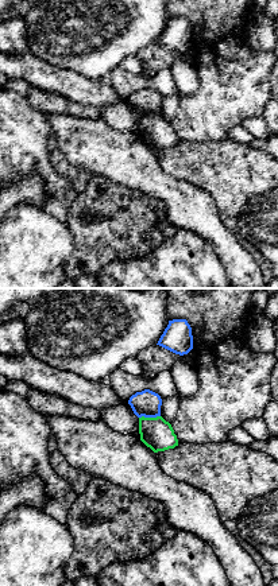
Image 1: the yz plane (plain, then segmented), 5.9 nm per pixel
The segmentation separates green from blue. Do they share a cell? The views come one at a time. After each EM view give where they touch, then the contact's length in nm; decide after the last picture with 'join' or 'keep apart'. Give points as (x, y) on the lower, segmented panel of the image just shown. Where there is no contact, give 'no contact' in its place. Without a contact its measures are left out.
contact (149, 418); length 130 nm

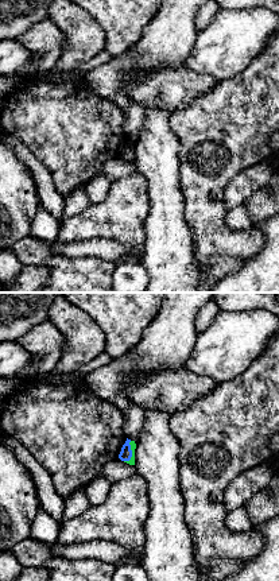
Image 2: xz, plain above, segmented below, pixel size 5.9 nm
contact (132, 453); length 130 nm

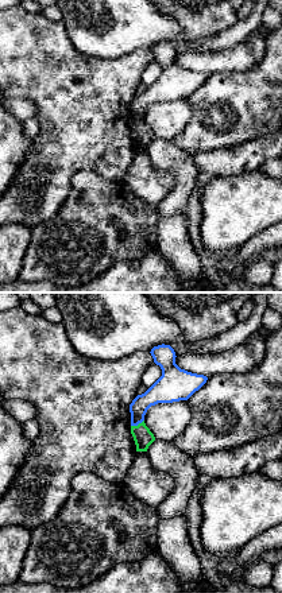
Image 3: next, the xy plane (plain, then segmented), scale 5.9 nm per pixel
contact (138, 425); length 90 nm

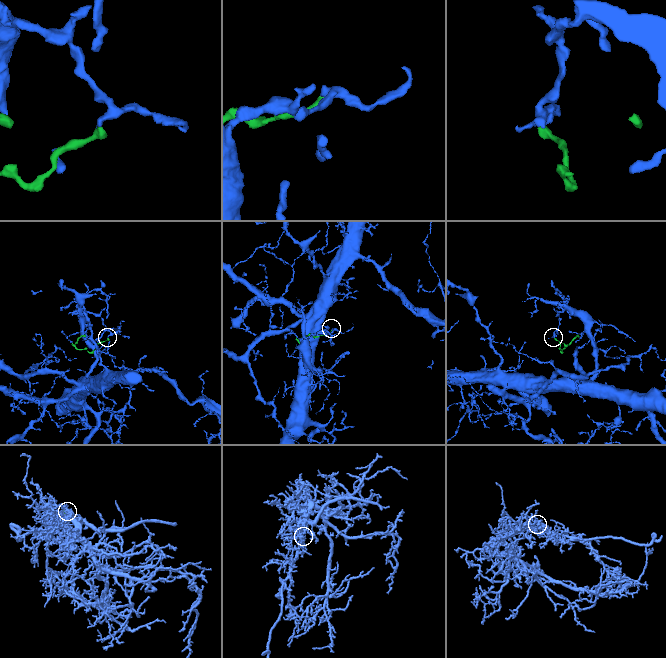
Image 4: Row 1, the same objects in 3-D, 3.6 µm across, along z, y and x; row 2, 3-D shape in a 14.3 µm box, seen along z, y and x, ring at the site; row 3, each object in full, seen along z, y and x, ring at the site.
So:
join

